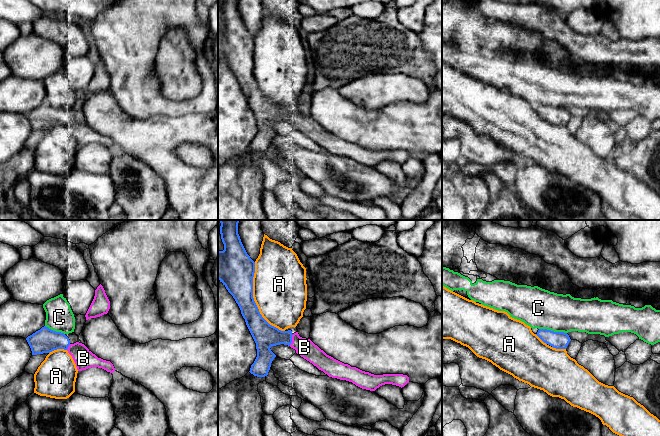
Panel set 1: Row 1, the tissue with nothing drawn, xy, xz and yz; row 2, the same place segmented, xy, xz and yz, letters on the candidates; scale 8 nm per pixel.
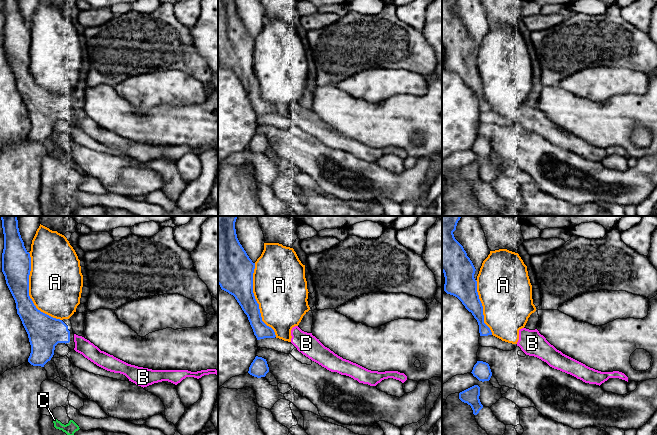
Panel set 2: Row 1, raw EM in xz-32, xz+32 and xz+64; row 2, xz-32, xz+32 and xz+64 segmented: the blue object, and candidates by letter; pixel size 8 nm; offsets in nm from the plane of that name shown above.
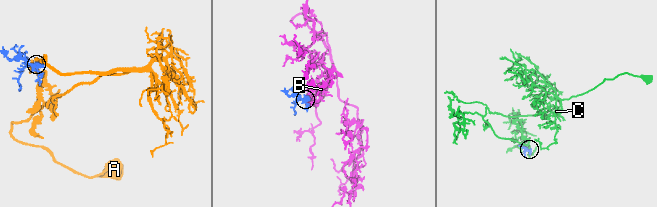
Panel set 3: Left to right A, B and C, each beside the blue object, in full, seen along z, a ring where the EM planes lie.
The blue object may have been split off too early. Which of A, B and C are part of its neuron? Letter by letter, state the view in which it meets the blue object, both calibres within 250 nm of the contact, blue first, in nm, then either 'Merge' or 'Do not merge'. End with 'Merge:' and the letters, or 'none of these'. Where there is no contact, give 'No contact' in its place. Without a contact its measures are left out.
A: Touches blue in xz. Thickness 260 nm (blue) against 440 nm. Do not merge
B: Touches blue in xz. Thickness 190 nm (blue) against 150 nm. Merge
C: Touches blue in yz. Thickness 140 nm (blue) against 320 nm. Do not merge
Merge: B

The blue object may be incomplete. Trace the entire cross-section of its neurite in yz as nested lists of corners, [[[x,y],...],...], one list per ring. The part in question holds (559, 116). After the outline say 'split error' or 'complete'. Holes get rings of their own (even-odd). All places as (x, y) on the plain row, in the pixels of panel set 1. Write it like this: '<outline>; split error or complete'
[[[539,105],[536,110],[544,119],[556,125],[566,125],[571,117],[569,111],[564,108],[554,108],[547,105]]]; complete

